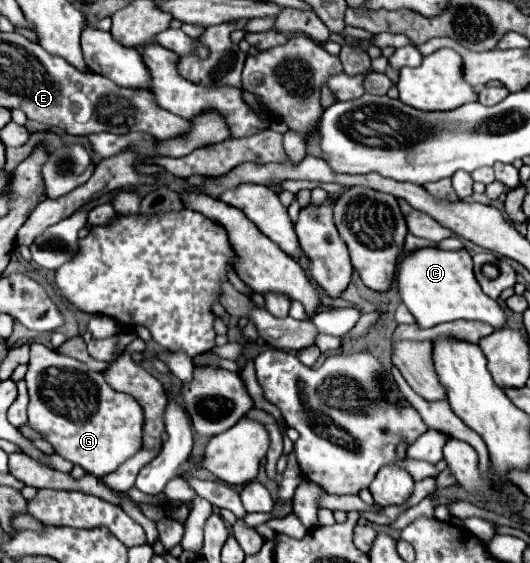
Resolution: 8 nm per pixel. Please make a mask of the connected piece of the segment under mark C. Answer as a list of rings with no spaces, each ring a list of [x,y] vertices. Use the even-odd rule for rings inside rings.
[[[438,246],[420,248],[406,254],[396,268],[396,284],[400,300],[412,312],[422,328],[432,328],[454,320],[480,320],[496,330],[506,322],[506,316],[496,300],[486,296],[472,272],[472,256],[462,250],[442,250]]]

